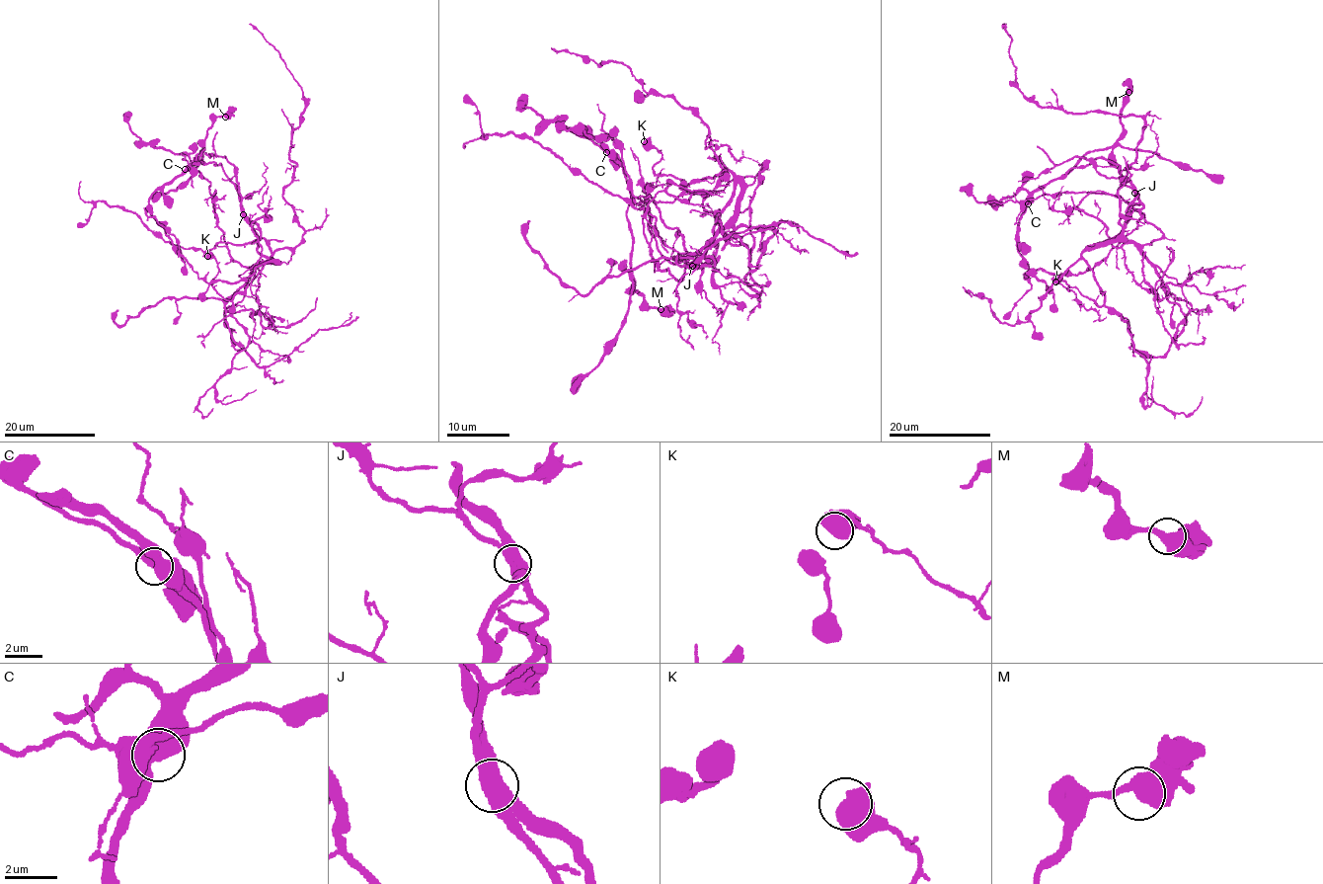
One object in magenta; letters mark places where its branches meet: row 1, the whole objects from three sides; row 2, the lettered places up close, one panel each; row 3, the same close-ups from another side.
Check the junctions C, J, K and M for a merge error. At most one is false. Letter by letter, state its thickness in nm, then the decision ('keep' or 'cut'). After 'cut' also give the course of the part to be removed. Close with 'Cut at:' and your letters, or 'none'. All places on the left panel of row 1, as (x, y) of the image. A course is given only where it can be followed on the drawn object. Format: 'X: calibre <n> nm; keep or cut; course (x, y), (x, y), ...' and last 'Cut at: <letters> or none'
C: calibre 550 nm; keep
J: calibre 550 nm; keep
K: calibre 550 nm; keep
M: calibre 500 nm; keep
Cut at: none

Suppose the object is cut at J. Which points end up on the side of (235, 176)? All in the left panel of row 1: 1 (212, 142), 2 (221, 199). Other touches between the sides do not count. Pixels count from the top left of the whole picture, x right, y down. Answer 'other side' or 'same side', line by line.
1: same side
2: other side

